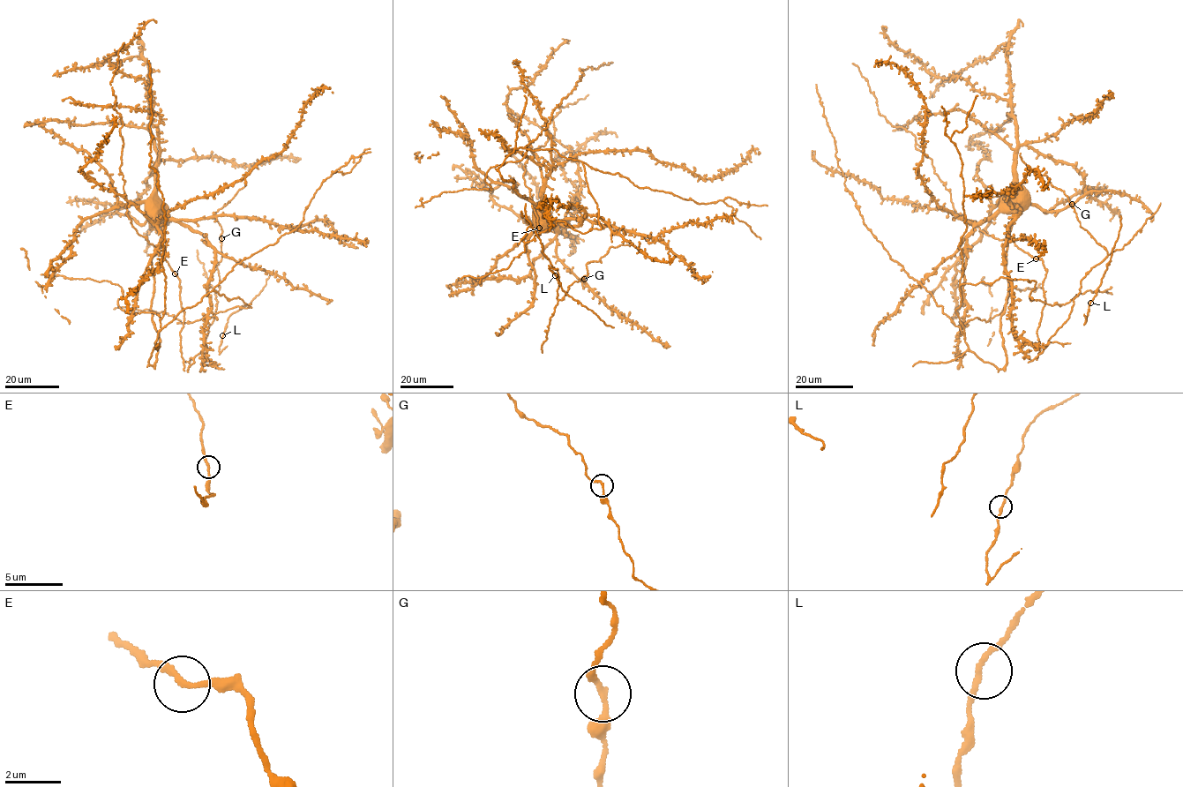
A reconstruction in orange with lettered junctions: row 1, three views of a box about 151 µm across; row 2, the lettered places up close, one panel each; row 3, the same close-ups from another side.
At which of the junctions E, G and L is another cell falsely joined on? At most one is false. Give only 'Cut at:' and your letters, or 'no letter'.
Cut at: no letter

